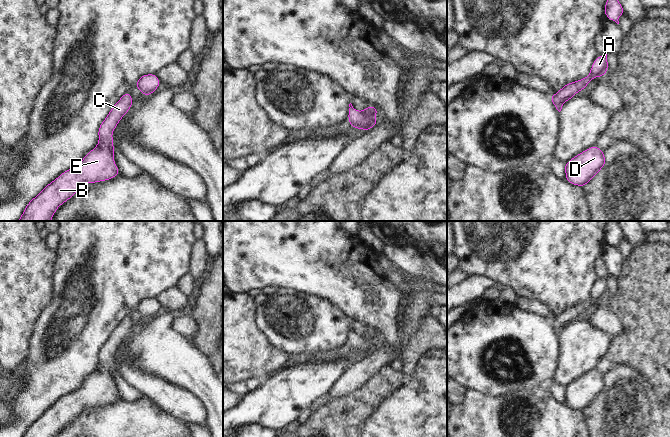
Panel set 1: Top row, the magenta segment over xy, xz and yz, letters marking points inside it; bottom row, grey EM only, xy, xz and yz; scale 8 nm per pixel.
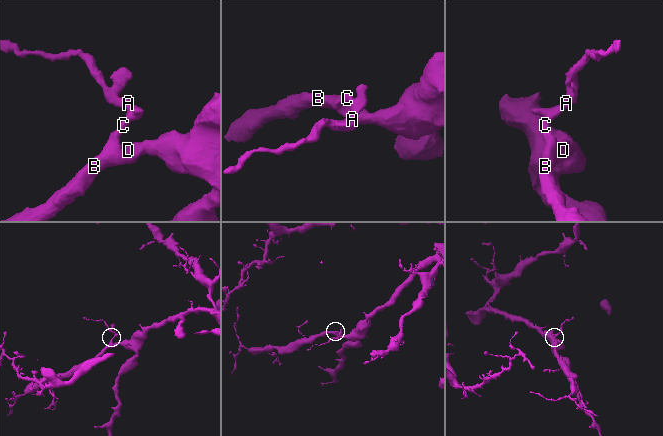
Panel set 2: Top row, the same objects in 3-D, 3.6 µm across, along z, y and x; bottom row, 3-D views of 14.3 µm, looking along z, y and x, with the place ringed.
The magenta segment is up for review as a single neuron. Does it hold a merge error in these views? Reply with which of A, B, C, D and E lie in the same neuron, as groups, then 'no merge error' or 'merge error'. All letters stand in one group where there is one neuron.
A B C D E | no merge error

